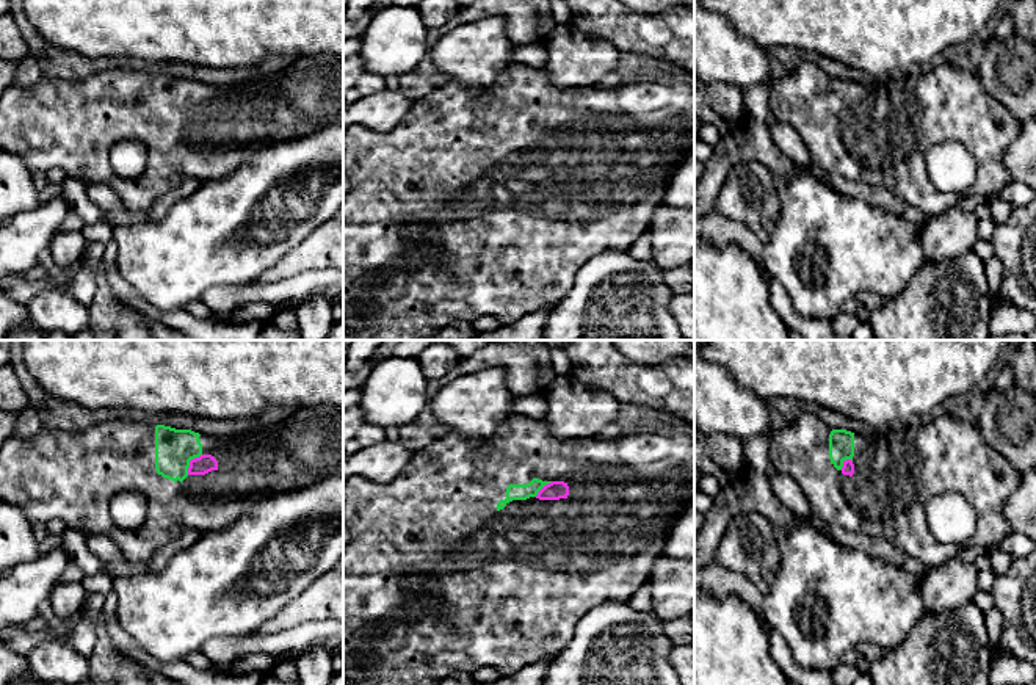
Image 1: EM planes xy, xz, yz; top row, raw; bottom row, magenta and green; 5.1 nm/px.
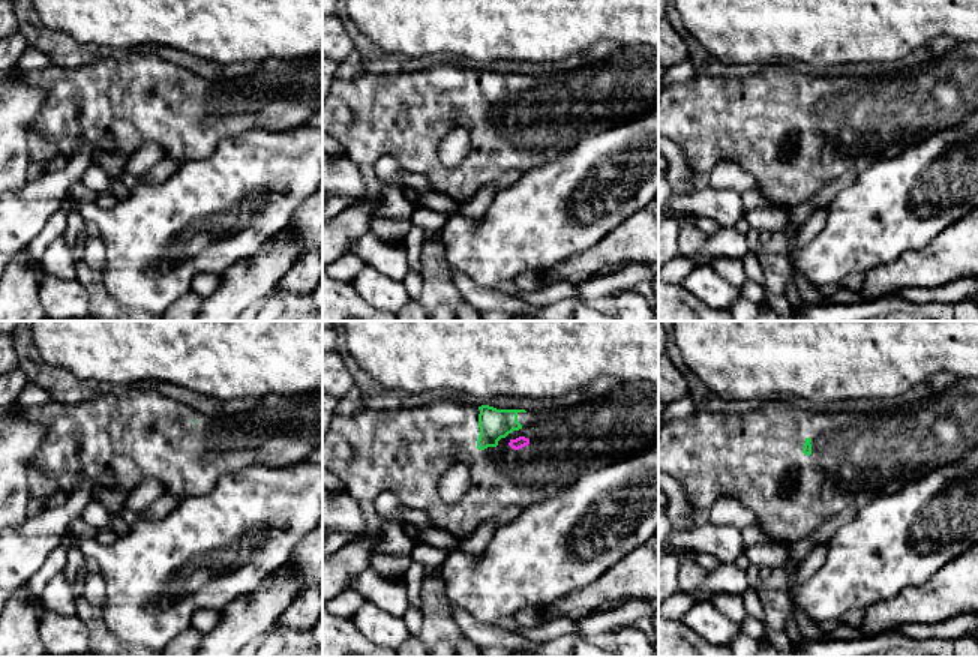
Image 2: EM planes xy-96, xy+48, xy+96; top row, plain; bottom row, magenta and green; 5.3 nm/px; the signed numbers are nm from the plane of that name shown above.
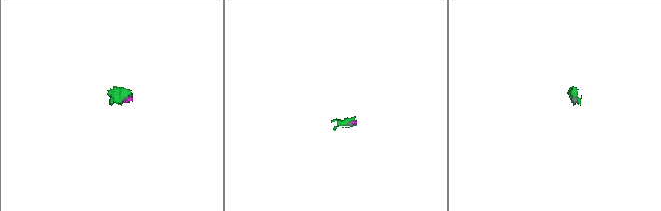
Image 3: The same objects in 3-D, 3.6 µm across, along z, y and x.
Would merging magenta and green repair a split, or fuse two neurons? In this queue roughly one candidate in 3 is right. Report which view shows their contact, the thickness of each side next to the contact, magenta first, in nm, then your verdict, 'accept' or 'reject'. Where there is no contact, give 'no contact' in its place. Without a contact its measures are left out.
xy | 100/200 nm | accept

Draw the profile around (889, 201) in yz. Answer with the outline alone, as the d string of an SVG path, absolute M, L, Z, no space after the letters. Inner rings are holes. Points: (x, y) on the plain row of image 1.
M815 165L810 166L810 174L823 179L831 188L848 198L865 201L897 215L904 215L918 226L926 223L926 215L922 210L904 204L895 193L886 190L884 187L871 187L862 182L843 179L842 176L831 176L823 172Z

